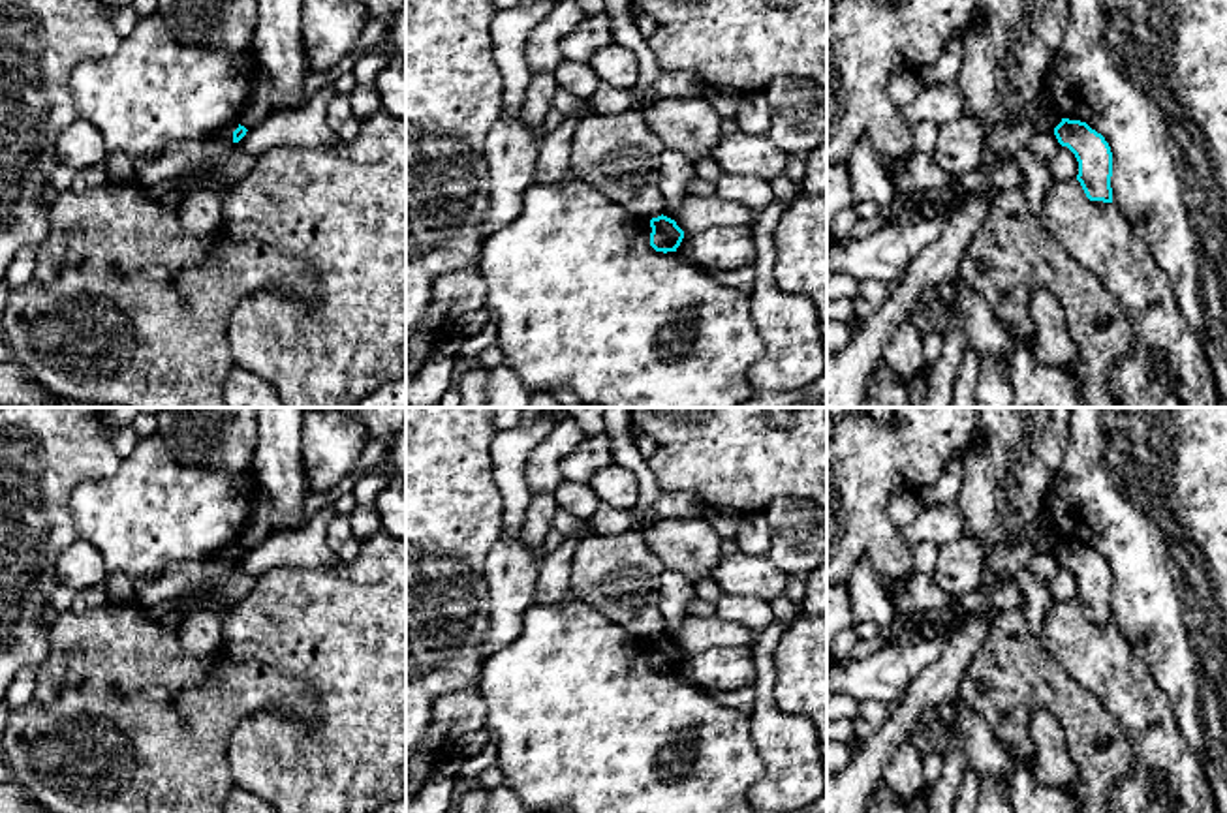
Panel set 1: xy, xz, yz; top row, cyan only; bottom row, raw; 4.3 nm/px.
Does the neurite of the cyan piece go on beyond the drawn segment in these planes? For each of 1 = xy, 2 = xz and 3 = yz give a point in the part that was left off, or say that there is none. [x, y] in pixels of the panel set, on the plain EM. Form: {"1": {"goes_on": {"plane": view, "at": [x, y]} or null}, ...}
{"1": {"goes_on": null}, "2": {"goes_on": null}, "3": {"goes_on": null}}

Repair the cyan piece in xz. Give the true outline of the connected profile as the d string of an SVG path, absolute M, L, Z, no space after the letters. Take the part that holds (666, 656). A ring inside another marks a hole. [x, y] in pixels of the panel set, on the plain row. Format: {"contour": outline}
{"contour": "M658 637L650 640L650 667L656 672L676 672L676 668L680 667L682 659L684 659L684 652L676 646L675 640L667 638L667 637Z"}

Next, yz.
{"contour": "M1062 539L1054 548L1054 556L1062 567L1067 567L1077 582L1080 603L1090 621L1112 623L1112 573L1101 554L1086 543Z"}

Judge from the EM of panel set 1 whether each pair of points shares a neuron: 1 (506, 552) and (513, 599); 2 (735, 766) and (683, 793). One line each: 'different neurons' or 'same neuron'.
1: same neuron
2: same neuron

